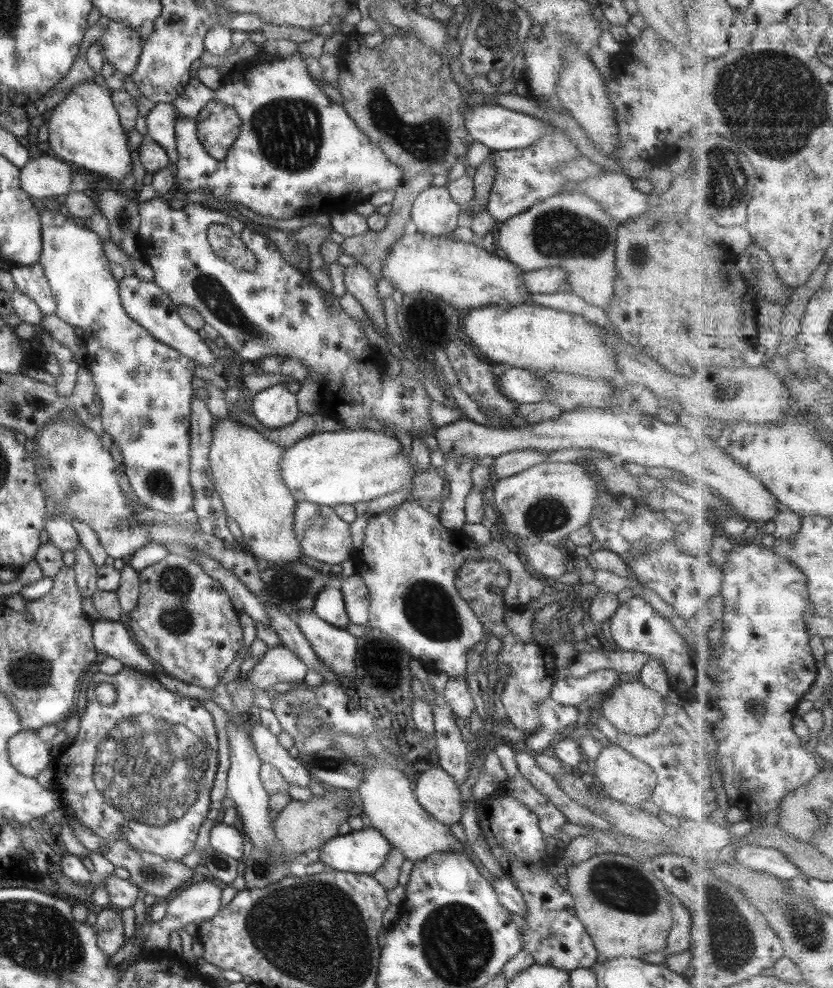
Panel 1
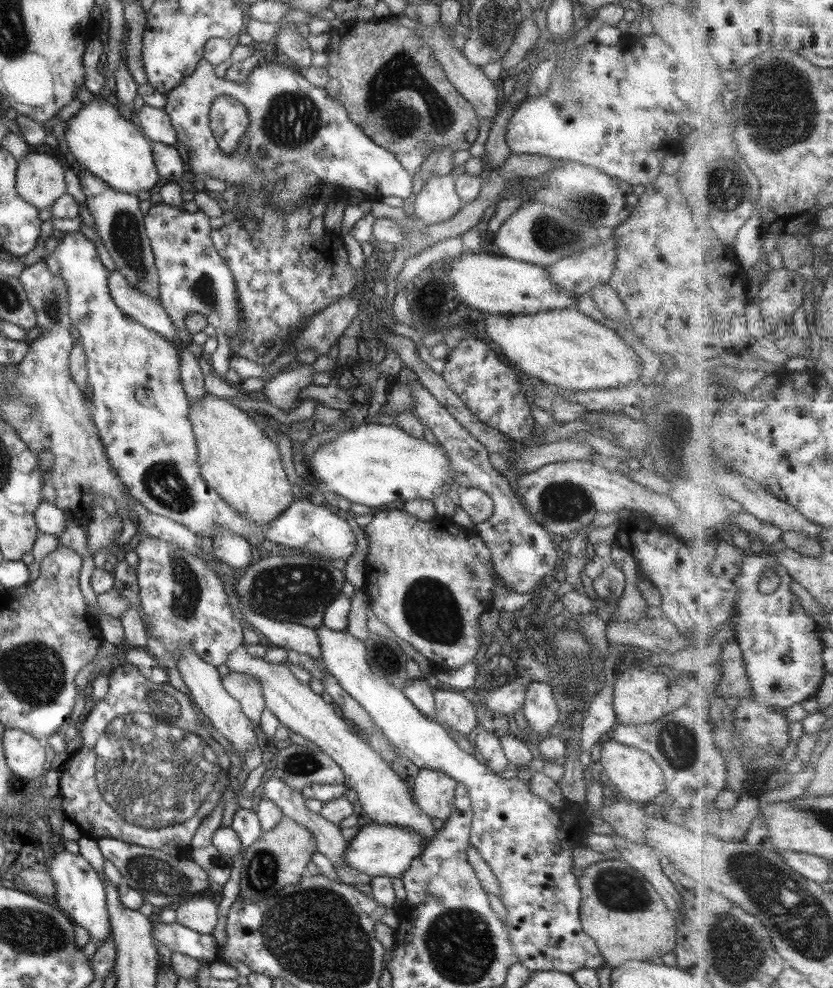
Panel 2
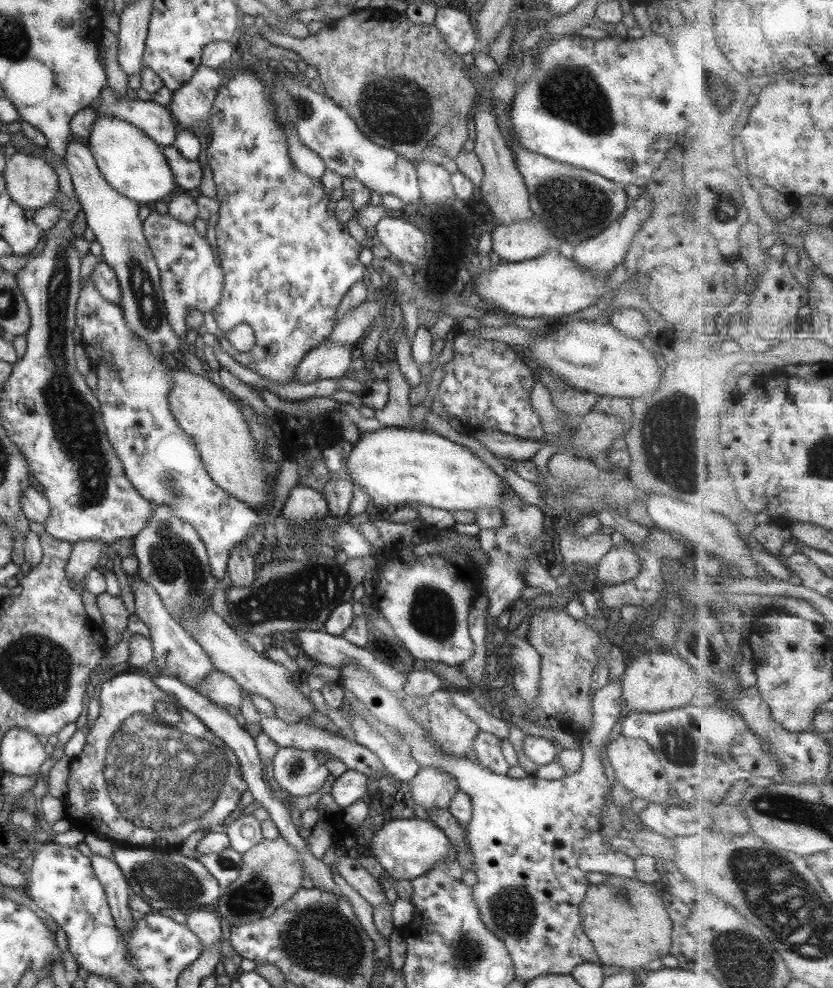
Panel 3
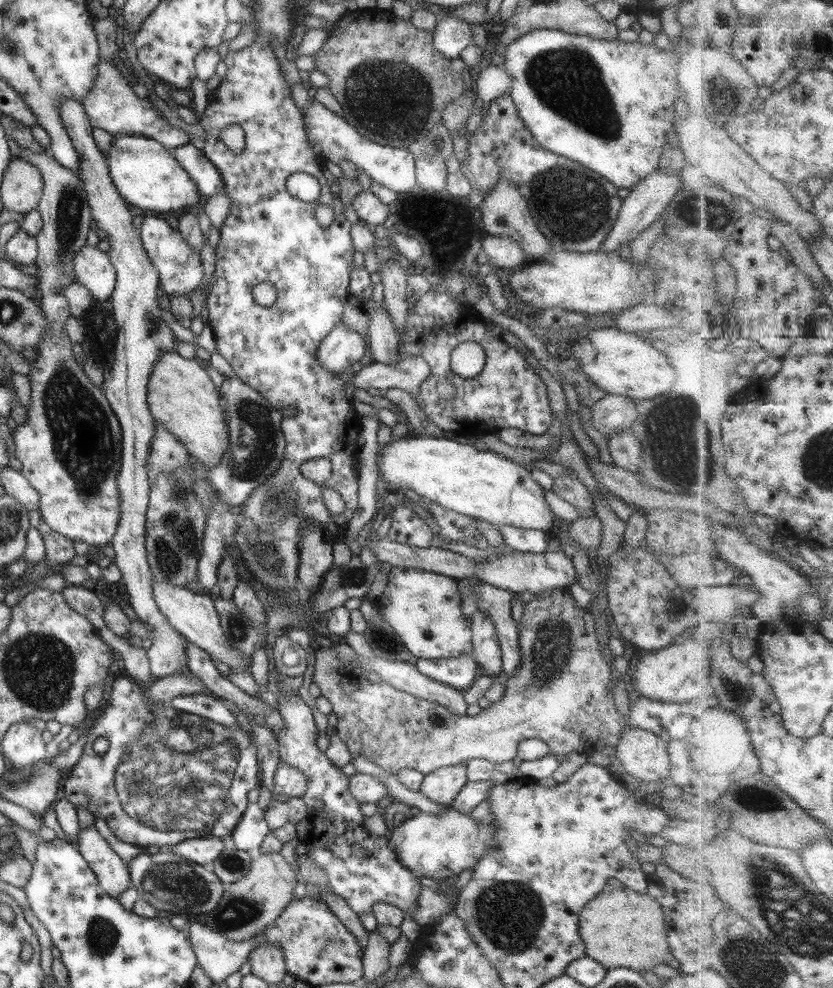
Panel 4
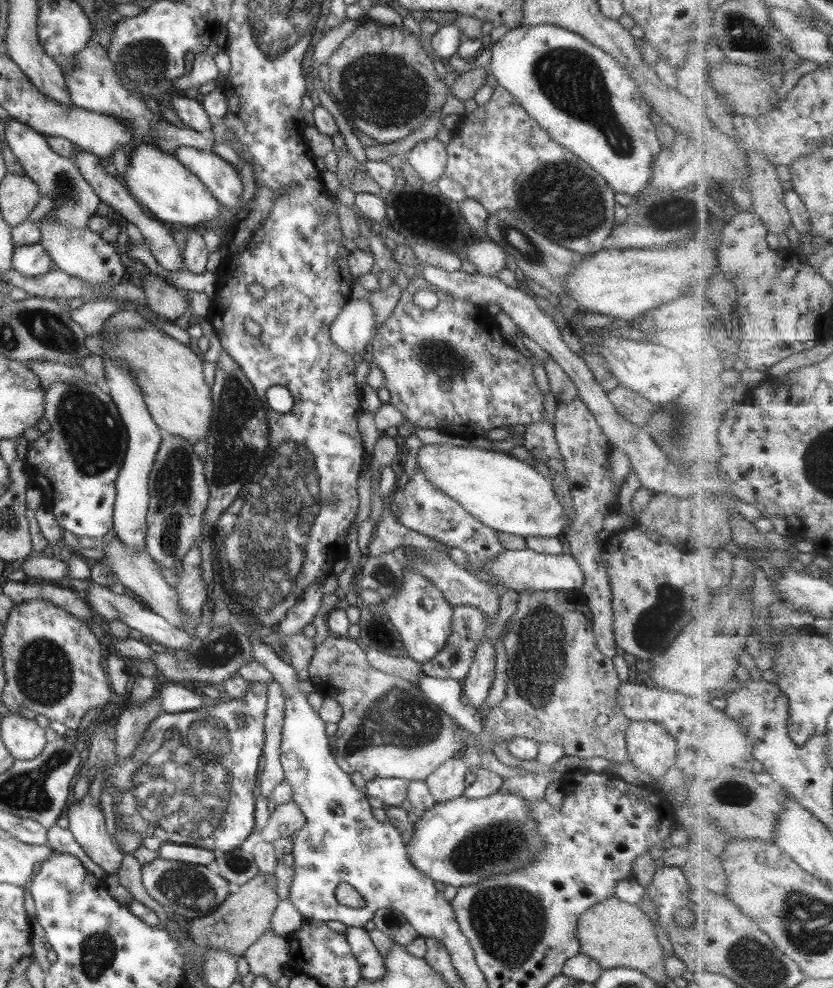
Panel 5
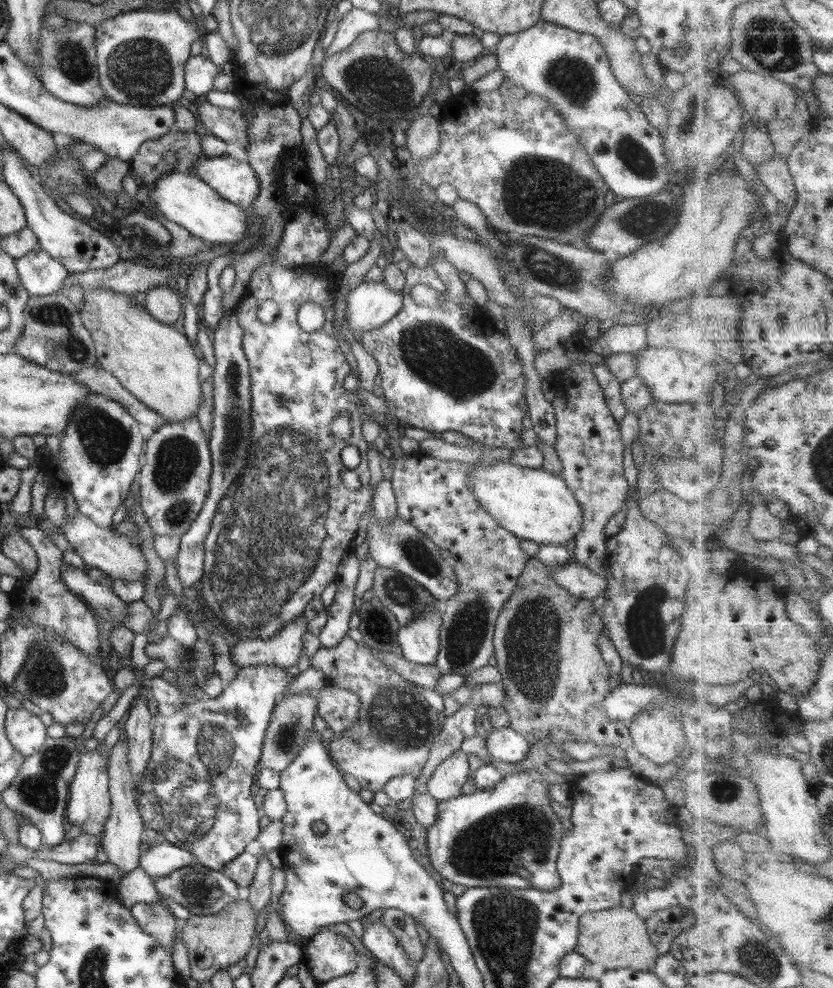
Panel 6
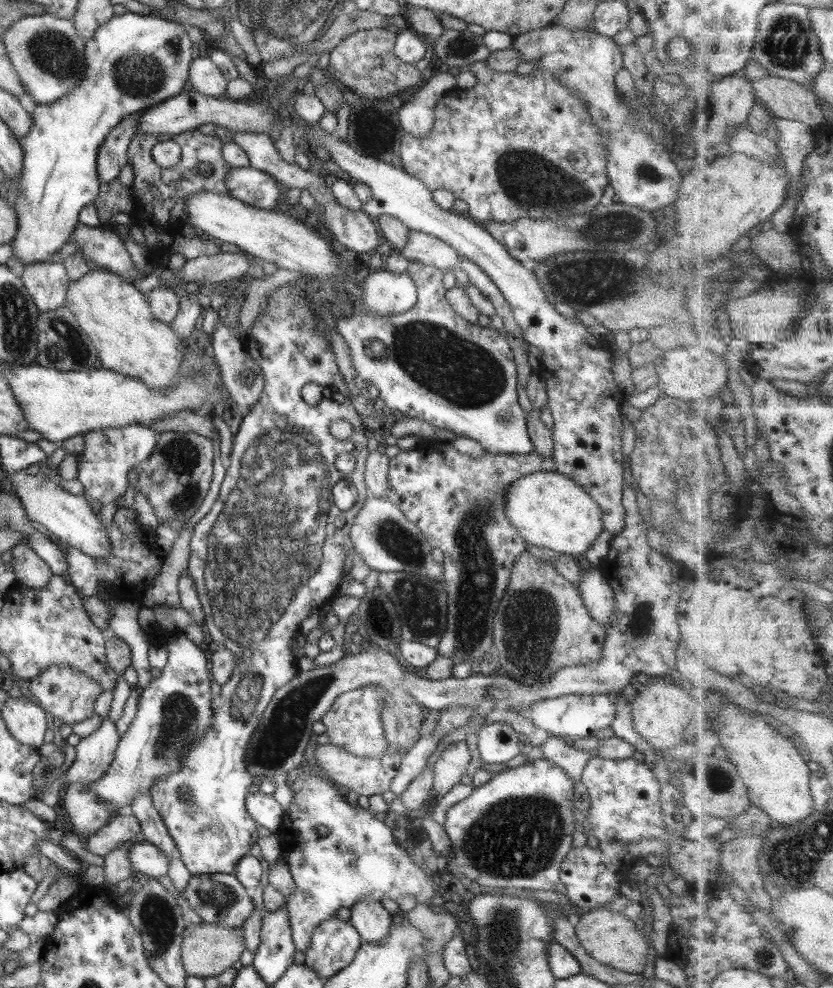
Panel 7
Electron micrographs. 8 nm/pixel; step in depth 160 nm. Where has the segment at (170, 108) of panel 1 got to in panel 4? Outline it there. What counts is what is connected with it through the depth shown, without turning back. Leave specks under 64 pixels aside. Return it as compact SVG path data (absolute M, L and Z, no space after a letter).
M98 60L98 73L93 81L93 87L87 96L81 99L81 106L84 108L91 128L101 128L112 136L136 134L159 142L168 151L189 142L187 134L178 127L169 125L167 119L151 102L135 96L132 87L121 77L113 61Z

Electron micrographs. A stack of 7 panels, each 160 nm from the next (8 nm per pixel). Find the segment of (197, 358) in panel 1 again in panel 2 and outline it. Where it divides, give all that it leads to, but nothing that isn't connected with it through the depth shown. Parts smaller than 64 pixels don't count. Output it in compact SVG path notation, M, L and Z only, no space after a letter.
M117 270L109 273L107 286L109 294L119 310L147 330L160 334L170 343L177 344L176 326L161 306L158 298L150 299L147 295L139 293L138 290L129 286L125 277Z

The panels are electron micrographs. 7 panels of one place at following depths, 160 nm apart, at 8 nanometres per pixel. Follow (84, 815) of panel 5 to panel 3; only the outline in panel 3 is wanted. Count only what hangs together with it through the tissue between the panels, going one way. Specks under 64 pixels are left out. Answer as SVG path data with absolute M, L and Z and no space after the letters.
M94 853L89 858L92 871L103 887L115 928L121 935L128 936L133 927L133 918L128 907L128 896L131 893L129 885L112 860Z

